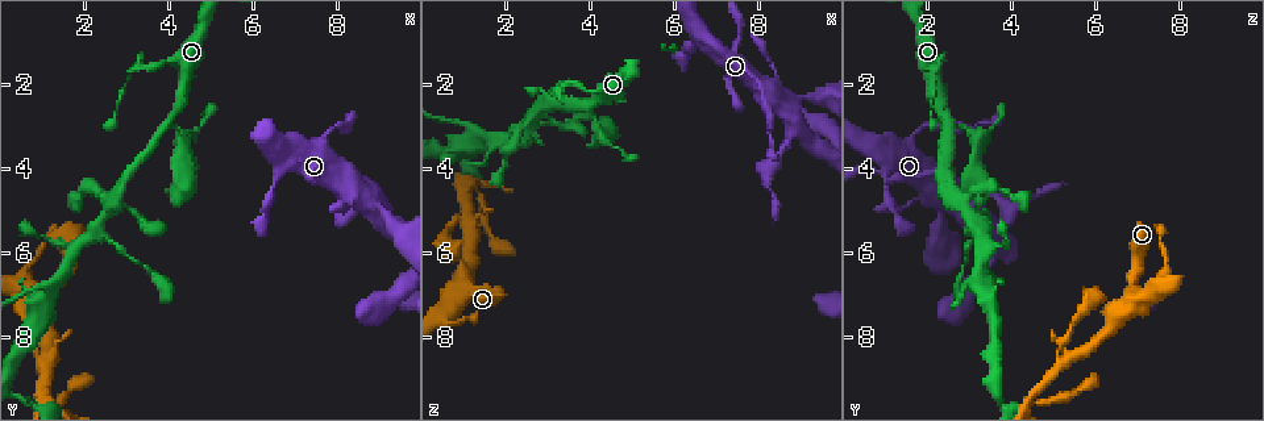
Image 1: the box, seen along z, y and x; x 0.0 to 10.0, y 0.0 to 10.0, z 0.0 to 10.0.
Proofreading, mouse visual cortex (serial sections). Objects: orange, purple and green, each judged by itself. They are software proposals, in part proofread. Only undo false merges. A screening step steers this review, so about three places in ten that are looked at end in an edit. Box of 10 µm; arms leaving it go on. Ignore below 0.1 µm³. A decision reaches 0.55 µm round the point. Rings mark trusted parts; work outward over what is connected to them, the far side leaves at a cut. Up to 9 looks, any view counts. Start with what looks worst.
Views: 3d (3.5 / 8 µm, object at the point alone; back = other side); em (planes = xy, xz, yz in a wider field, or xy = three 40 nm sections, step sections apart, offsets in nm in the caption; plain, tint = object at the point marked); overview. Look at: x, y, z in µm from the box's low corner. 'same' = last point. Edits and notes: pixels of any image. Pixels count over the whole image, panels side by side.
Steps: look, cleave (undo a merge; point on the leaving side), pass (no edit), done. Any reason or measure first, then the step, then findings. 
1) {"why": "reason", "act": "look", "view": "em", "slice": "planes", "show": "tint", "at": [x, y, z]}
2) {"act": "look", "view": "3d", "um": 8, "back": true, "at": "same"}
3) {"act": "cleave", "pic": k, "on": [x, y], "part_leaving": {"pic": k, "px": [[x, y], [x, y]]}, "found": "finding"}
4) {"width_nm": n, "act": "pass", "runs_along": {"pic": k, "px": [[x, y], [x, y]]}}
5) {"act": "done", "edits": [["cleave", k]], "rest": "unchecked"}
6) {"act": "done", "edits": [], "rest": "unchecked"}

{"why": "side arm on a straight run", "act": "look", "view": "3d", "um": 3.5, "back": true, "at": [1.00, 9.30, 4.60]}

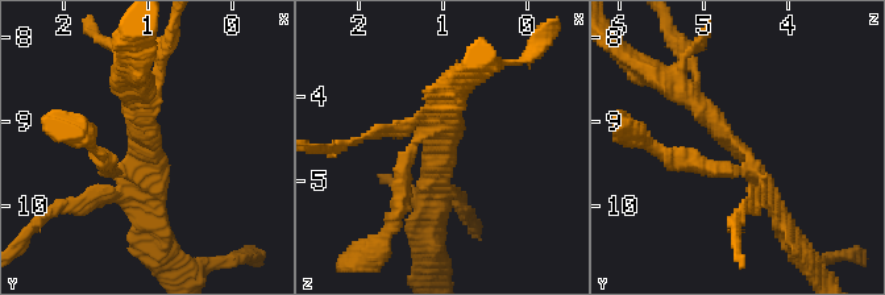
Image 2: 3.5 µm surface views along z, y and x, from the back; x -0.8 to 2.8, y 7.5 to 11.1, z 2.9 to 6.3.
{"act": "look", "view": "em", "slice": "xy", "step": 1, "show": "tint", "at": [1.05, 9.30, 4.60]}

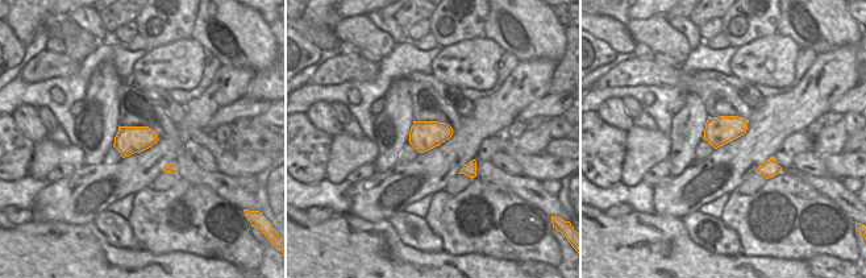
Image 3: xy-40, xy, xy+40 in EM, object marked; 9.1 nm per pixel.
{"act": "pass", "found": "all the same cell"}

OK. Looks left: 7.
{"why": "arms part here", "act": "look", "view": "3d", "um": 3.5, "at": [4.00, 2.90, 2.50]}

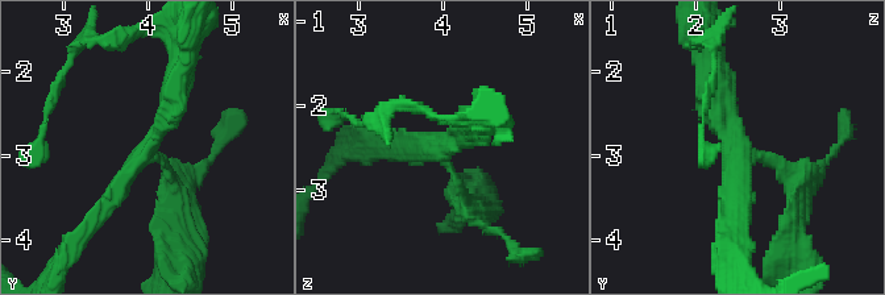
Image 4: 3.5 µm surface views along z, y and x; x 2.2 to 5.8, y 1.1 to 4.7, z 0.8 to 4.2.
{"arms": 3, "arm_widths_nm": [150, 250, 300], "why": "shape alone is not enough", "act": "look", "view": "em", "slice": "xy", "step": 3, "show": "tint", "at": [4.05, 2.90, 2.55]}

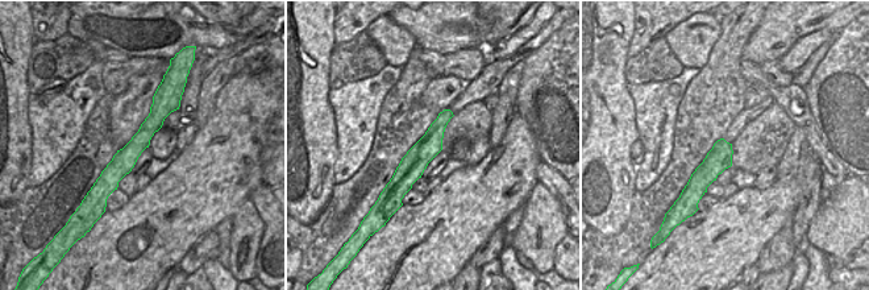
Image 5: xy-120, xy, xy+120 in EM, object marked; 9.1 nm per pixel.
{"why": "cut it another way", "act": "look", "view": "em", "slice": "xy", "step": 2, "show": "tint", "at": "same"}

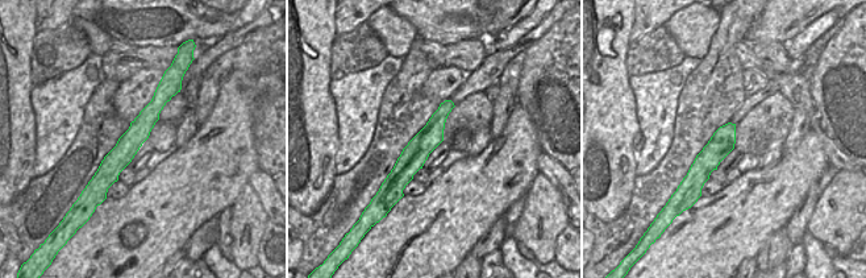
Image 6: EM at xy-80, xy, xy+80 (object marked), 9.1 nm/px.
{"width_nm": 240, "act": "pass", "runs_along": {"pic": 6, "px": [[162, 87], [107, 183]]}, "found": "all the same cell"}

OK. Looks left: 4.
{"why": "branch point", "act": "look", "view": "3d", "um": 3.5, "at": [2.60, 4.90, 2.75]}

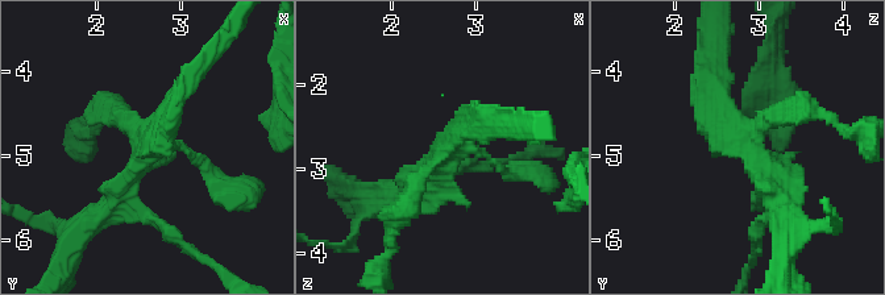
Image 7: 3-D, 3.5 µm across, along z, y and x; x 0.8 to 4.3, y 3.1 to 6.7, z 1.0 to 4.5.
{"why": "now the EM", "act": "look", "view": "em", "slice": "xy", "step": 5, "show": "plain", "at": [2.65, 4.80, 2.70]}

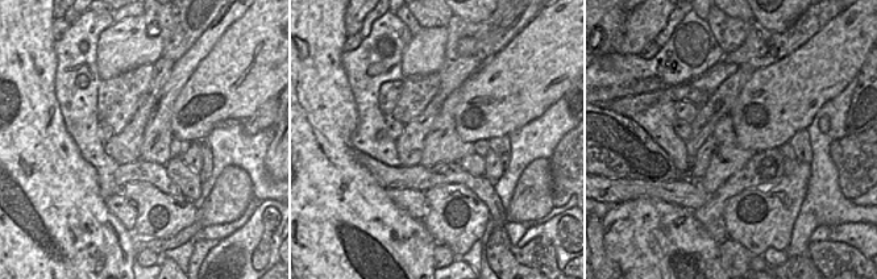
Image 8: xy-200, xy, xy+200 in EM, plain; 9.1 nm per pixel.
{"act": "look", "view": "em", "slice": "xy", "step": 5, "show": "tint", "at": "same"}

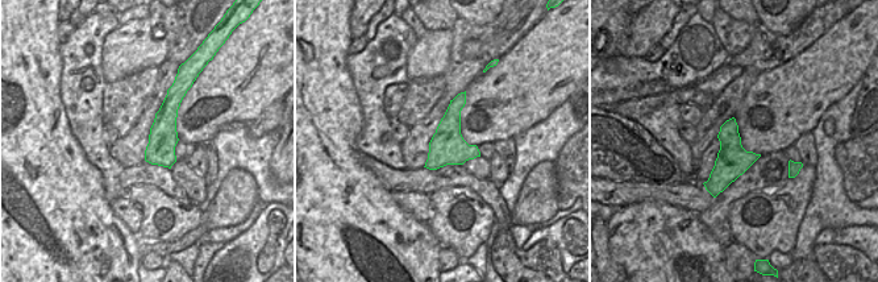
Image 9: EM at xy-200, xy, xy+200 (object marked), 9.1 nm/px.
{"width_nm": 320, "act": "pass", "runs_along": {"pic": 7, "px": [[702, 80], [709, 124], [780, 202]]}, "found": "one cell here"}

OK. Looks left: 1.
{"act": "done", "edits": [], "rest": "unchecked"}

